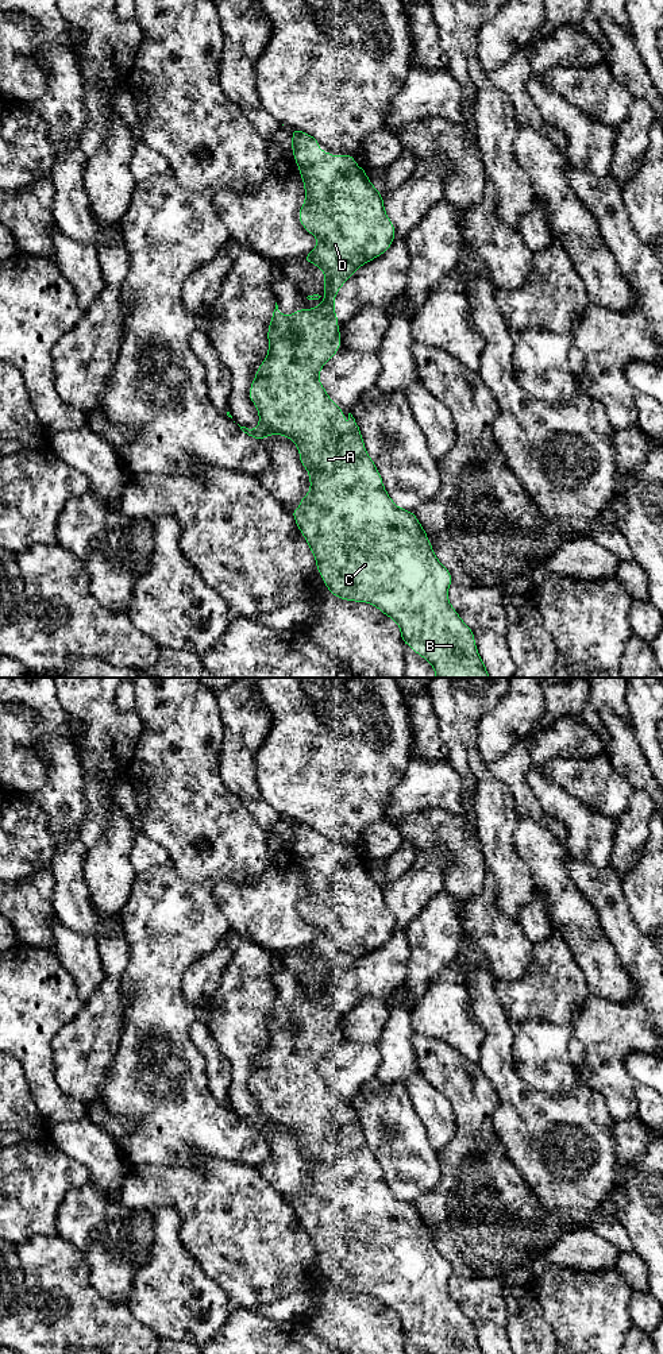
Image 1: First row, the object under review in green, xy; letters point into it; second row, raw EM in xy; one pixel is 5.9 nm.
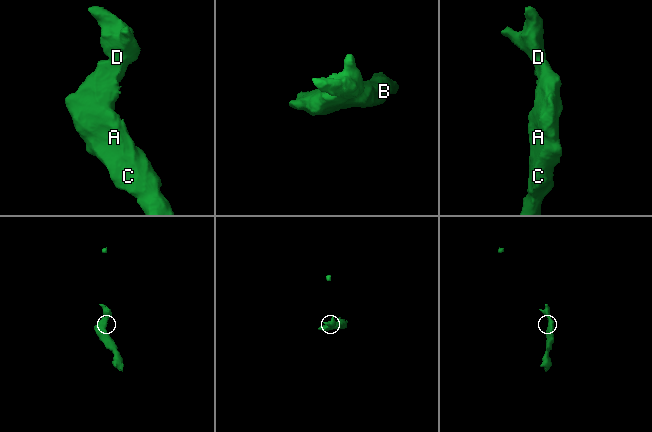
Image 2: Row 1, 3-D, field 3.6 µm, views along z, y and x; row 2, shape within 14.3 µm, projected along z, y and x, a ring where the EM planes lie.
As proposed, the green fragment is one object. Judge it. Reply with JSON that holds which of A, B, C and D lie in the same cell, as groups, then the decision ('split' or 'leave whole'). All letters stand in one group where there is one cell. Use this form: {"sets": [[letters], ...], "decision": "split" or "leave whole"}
{"sets": [["A", "B", "C", "D"]], "decision": "leave whole"}

